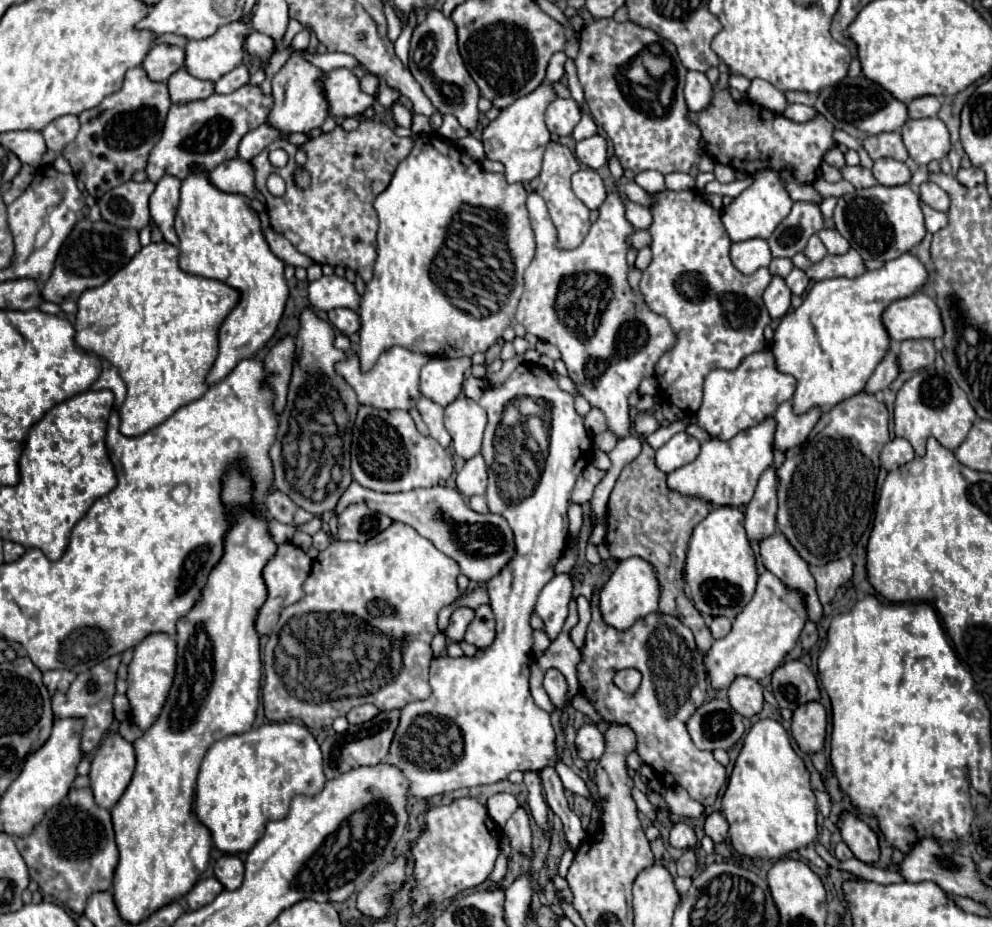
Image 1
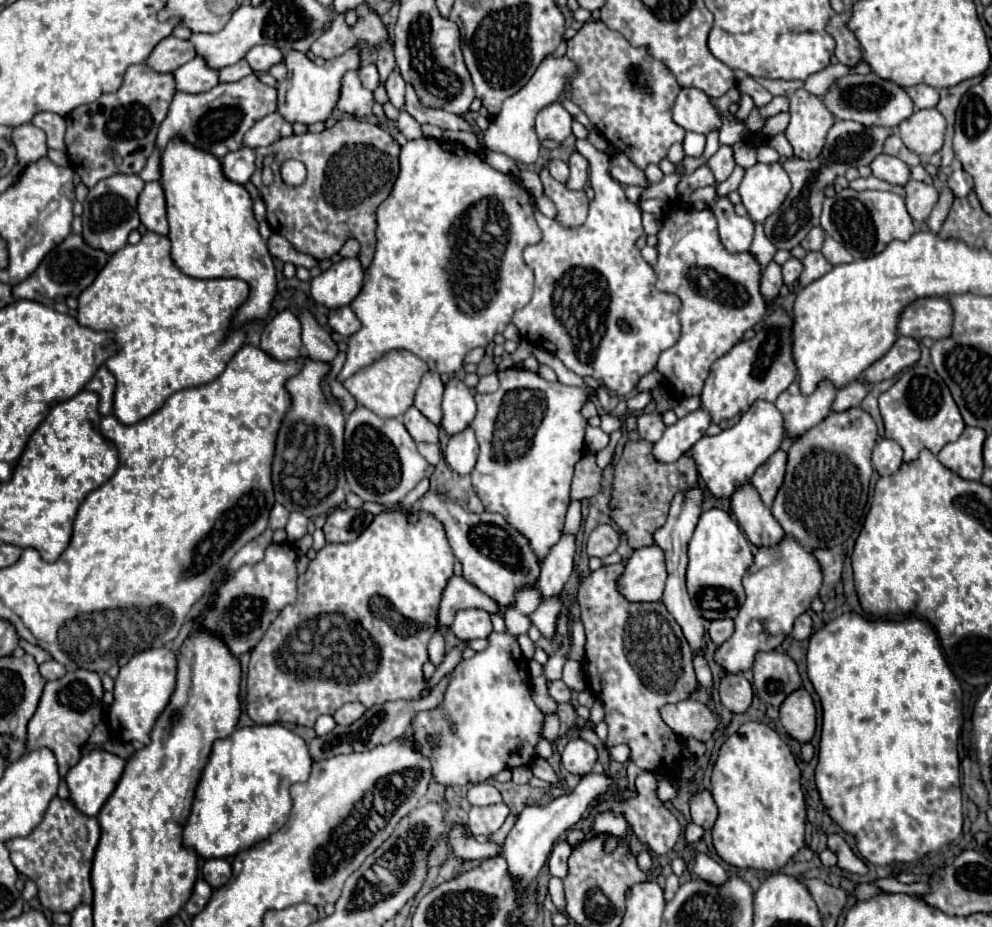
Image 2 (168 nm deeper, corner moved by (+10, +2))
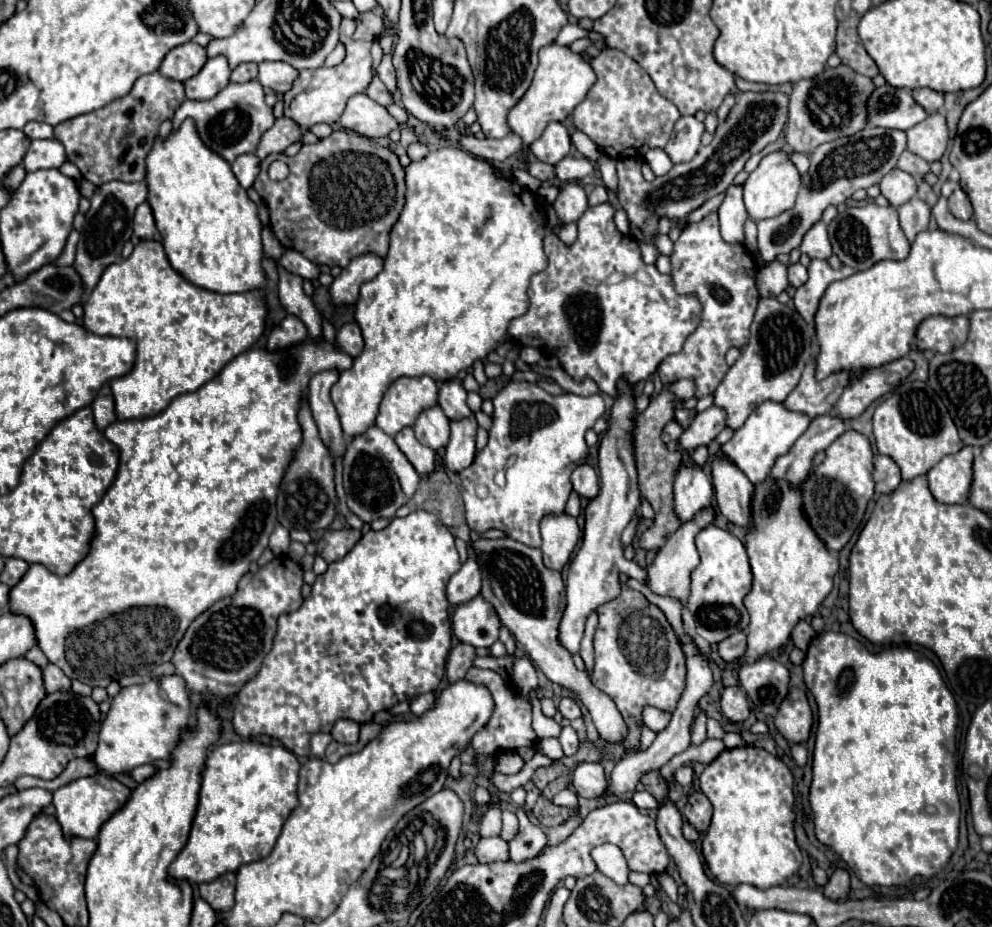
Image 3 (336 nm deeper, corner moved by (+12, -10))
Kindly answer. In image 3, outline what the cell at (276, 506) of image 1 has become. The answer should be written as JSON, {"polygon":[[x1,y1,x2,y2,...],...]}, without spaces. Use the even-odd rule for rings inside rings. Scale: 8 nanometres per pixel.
{"polygon":[[278,524,270,536,270,548,276,556,284,556,288,552,288,544,290,544,290,532]]}

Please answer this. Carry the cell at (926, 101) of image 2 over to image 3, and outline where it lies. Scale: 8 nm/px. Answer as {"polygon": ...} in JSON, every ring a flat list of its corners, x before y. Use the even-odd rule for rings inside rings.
{"polygon":[[916,88,916,90,912,90,912,98,914,98,928,114,936,112,936,110,944,104,942,94,938,94,938,92,930,90,930,88]]}

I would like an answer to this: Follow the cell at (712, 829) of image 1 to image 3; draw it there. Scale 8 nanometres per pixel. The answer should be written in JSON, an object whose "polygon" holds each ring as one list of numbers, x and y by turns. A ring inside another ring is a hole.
{"polygon":[[694,792,688,796,688,804,684,806,682,814,692,824,692,828,704,834,712,822,712,804,702,792]]}

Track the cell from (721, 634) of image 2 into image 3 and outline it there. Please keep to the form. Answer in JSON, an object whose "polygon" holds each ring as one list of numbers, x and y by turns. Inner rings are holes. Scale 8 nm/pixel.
{"polygon":[[736,632,736,634,728,636,726,640,718,642,718,654,724,662,738,660,744,654,744,648,746,648,746,634,744,632]]}

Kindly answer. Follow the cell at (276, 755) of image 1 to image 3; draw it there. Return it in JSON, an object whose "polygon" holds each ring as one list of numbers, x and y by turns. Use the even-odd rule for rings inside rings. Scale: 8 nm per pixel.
{"polygon":[[240,740,212,748,202,774,200,802,190,838,170,864,168,874,176,880,186,878,200,884,268,856,282,832,284,820,300,804,296,796,298,770,298,758,284,746]]}

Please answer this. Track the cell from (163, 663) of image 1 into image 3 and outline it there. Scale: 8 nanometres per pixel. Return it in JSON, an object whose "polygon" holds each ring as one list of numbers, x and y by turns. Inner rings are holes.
{"polygon":[[178,674,156,676,156,678,148,678,142,684,122,688,112,698,110,712,106,714,106,720,100,726,100,740,98,740,98,748,92,756,92,760,98,764,100,772,108,774,108,776,114,776,120,772,128,774,132,768,154,762,154,760,168,760,172,748,176,746,176,740,180,738,182,728,186,728,186,724,188,724,188,716,190,716,190,698,188,698,184,680]]}

